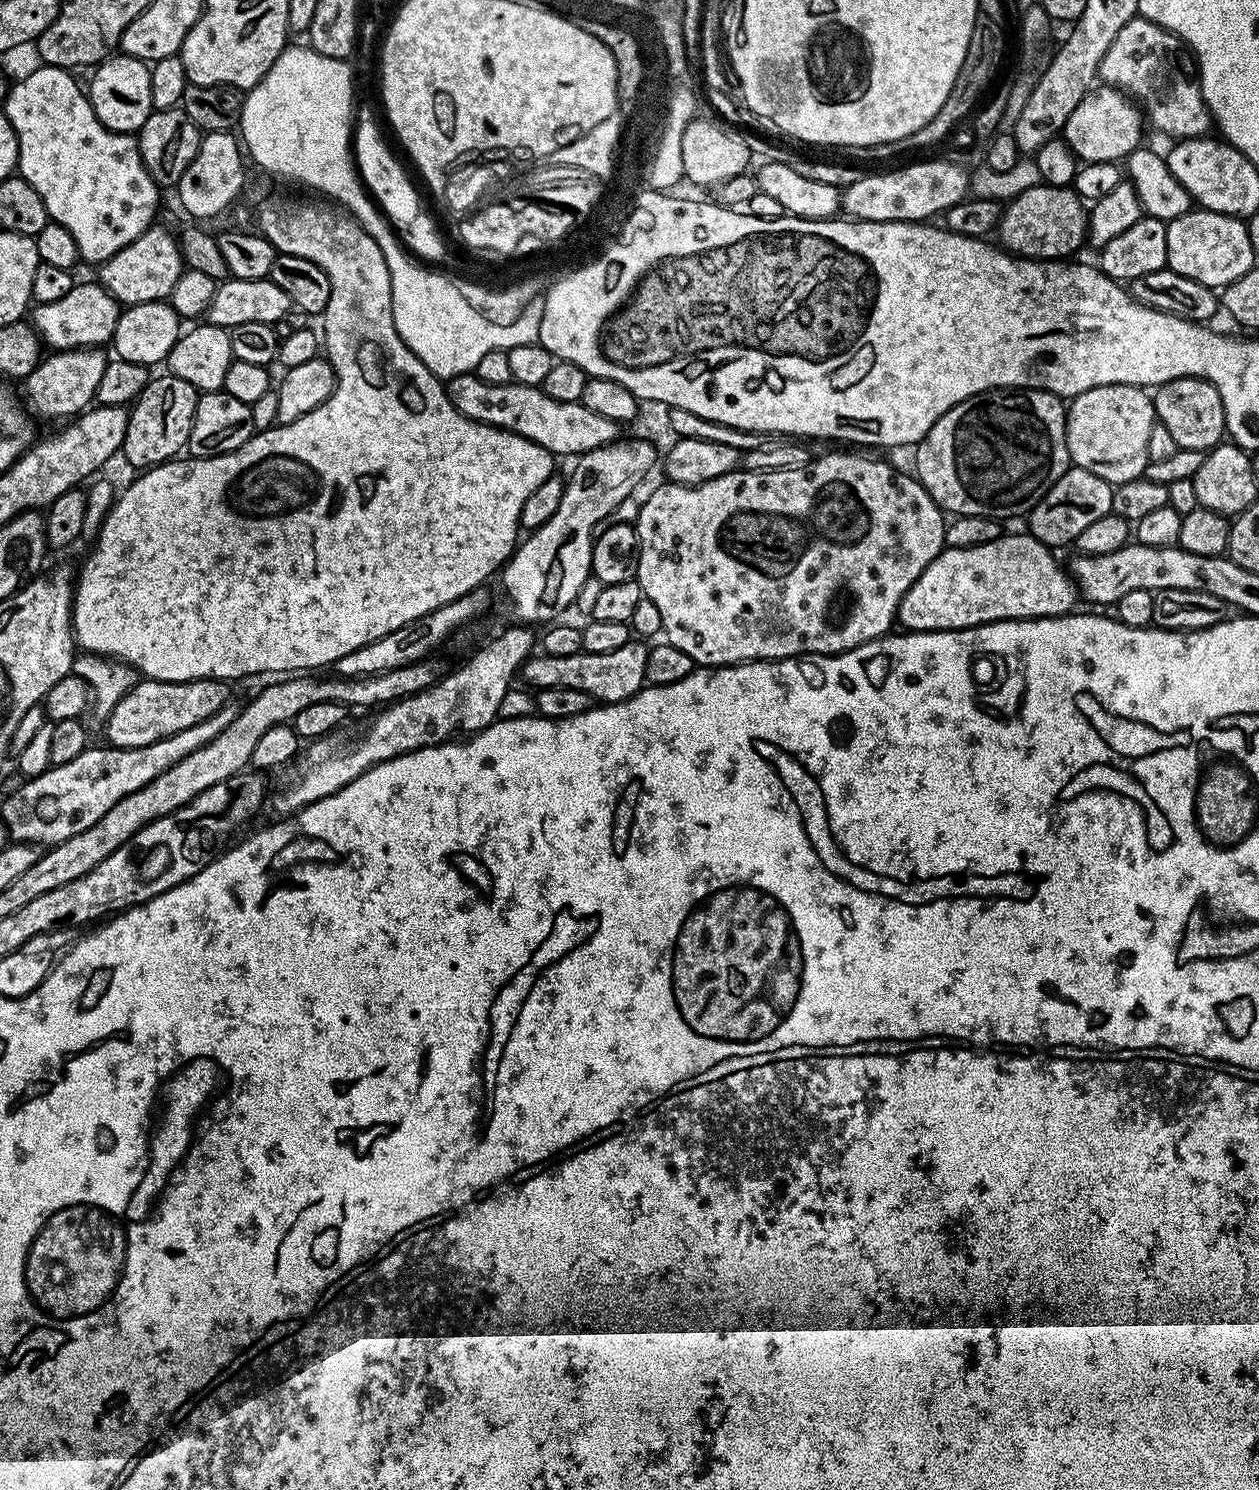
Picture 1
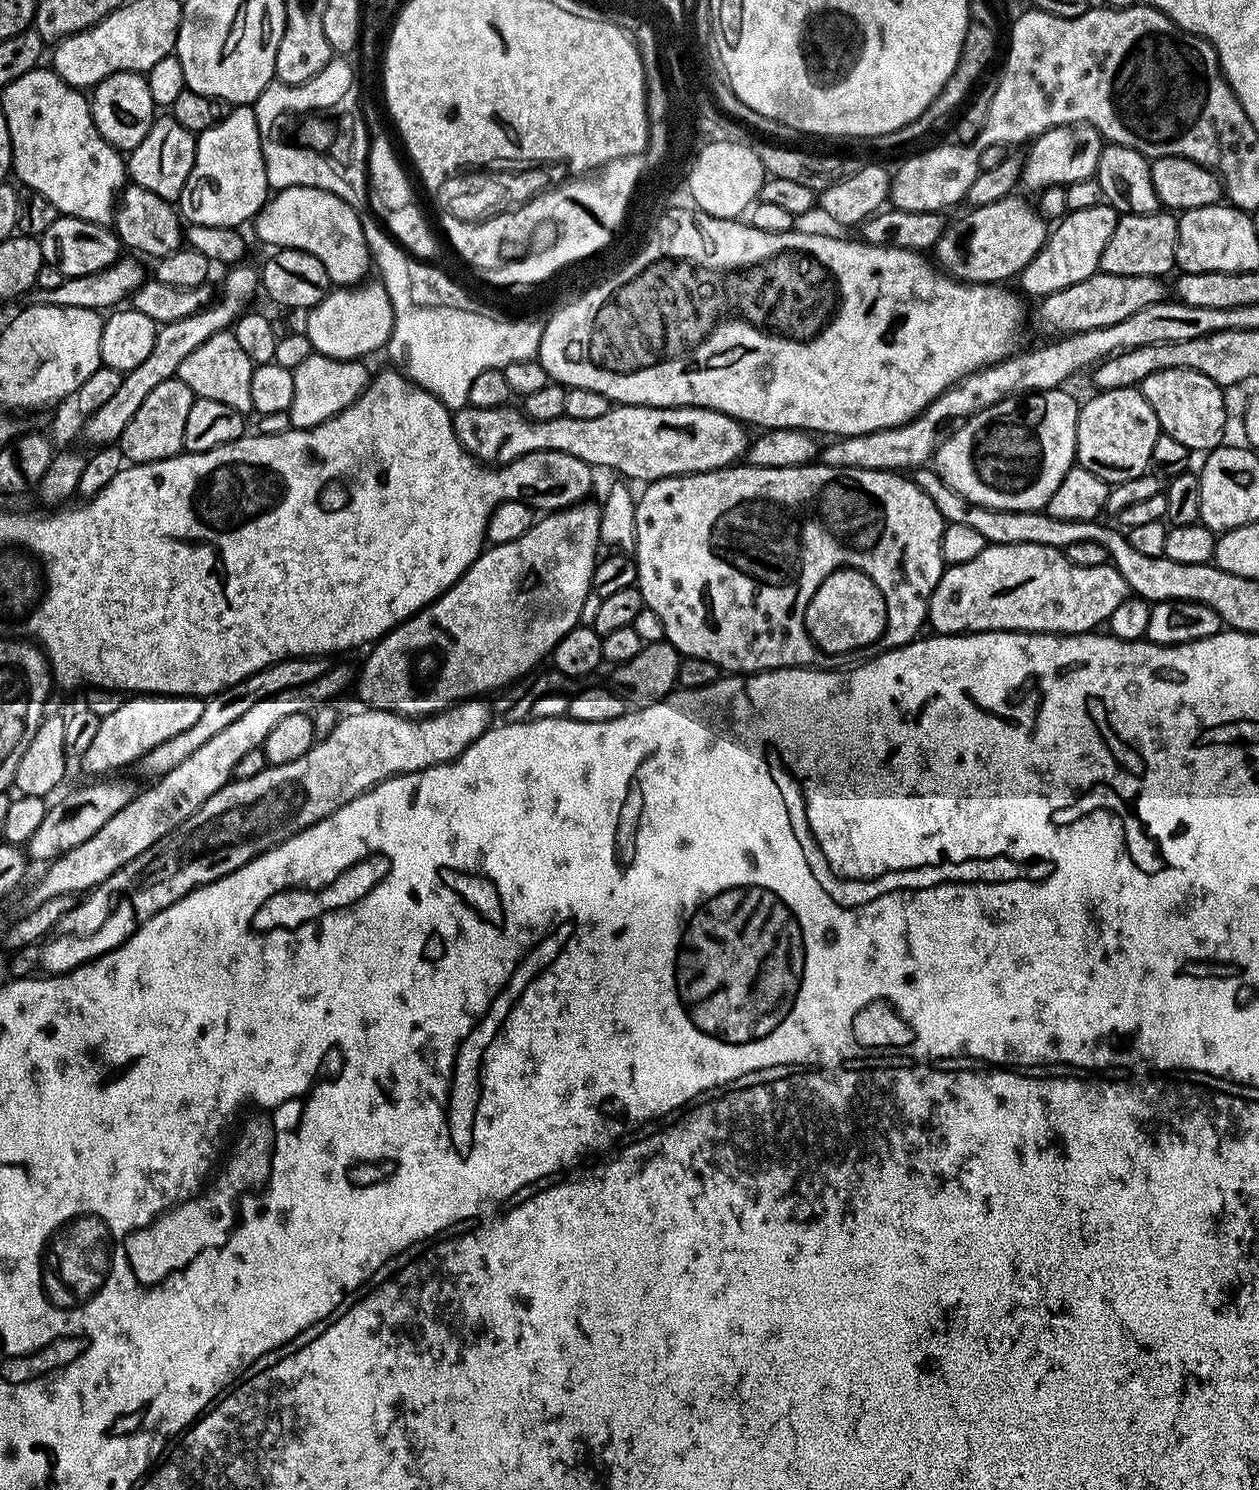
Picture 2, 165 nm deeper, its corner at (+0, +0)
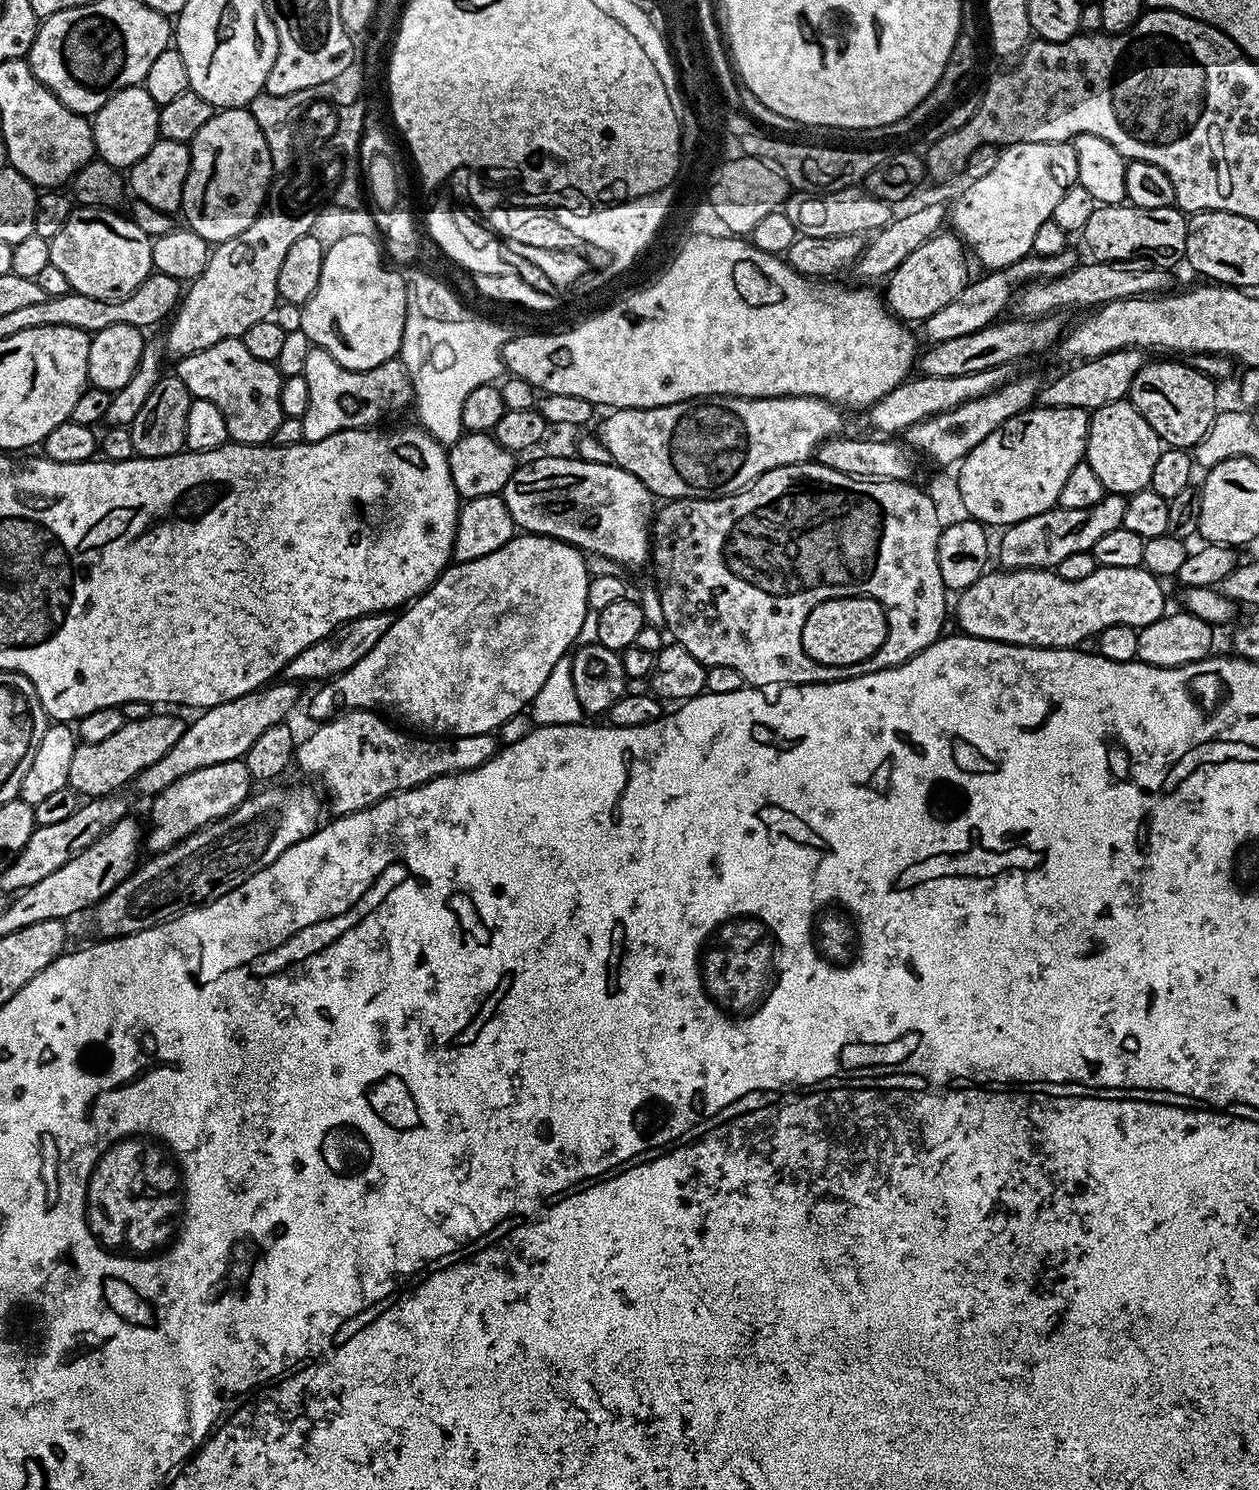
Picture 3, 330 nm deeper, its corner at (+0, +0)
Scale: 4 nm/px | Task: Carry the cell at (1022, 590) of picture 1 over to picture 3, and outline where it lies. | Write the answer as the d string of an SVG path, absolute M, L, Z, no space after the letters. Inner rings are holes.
M1097 566L1094 574L1089 574L1087 578L1078 578L1078 582L1070 582L1066 578L1059 576L1054 570L1046 568L1013 568L1011 570L993 570L985 571L983 576L978 578L978 582L974 582L969 588L963 589L959 593L960 596L954 600L954 612L956 608L956 624L961 633L965 636L973 636L974 638L982 638L983 640L997 640L1003 644L1025 644L1031 648L1076 648L1083 640L1091 641L1100 635L1102 630L1106 630L1106 626L1118 626L1125 624L1134 629L1145 628L1150 626L1150 622L1158 622L1158 618L1165 615L1164 608L1164 588L1161 581L1152 572L1146 571L1143 566L1138 568L1127 568L1126 566L1114 566L1113 568L1101 568Z

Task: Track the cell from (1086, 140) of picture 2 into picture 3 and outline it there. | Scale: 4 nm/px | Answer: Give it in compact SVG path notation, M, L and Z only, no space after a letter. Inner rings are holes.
M1018 142L1000 148L997 164L977 180L971 181L968 189L956 200L956 205L950 208L950 224L955 235L964 241L971 255L980 259L984 270L1005 268L1014 262L1024 259L1032 252L1034 237L1042 222L1052 219L1054 206L1078 182L1078 154L1076 145L1072 142Z

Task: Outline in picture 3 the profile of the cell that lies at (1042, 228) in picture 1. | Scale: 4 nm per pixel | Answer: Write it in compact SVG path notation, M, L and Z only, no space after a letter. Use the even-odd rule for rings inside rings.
M944 230L935 236L931 236L906 262L902 262L892 271L892 275L887 277L888 292L886 291L886 303L893 316L900 317L905 322L923 322L930 318L930 314L935 314L942 310L970 282L968 276L969 253L966 245L959 236L951 231Z

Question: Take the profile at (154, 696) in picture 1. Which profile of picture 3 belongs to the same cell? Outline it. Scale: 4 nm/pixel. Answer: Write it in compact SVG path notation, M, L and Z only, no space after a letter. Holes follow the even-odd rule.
M153 714L141 720L129 720L122 730L115 732L111 738L93 744L77 743L74 759L70 762L68 787L84 798L113 795L124 783L135 781L136 776L146 766L154 766L166 750L182 738L186 724L176 716L159 716Z

